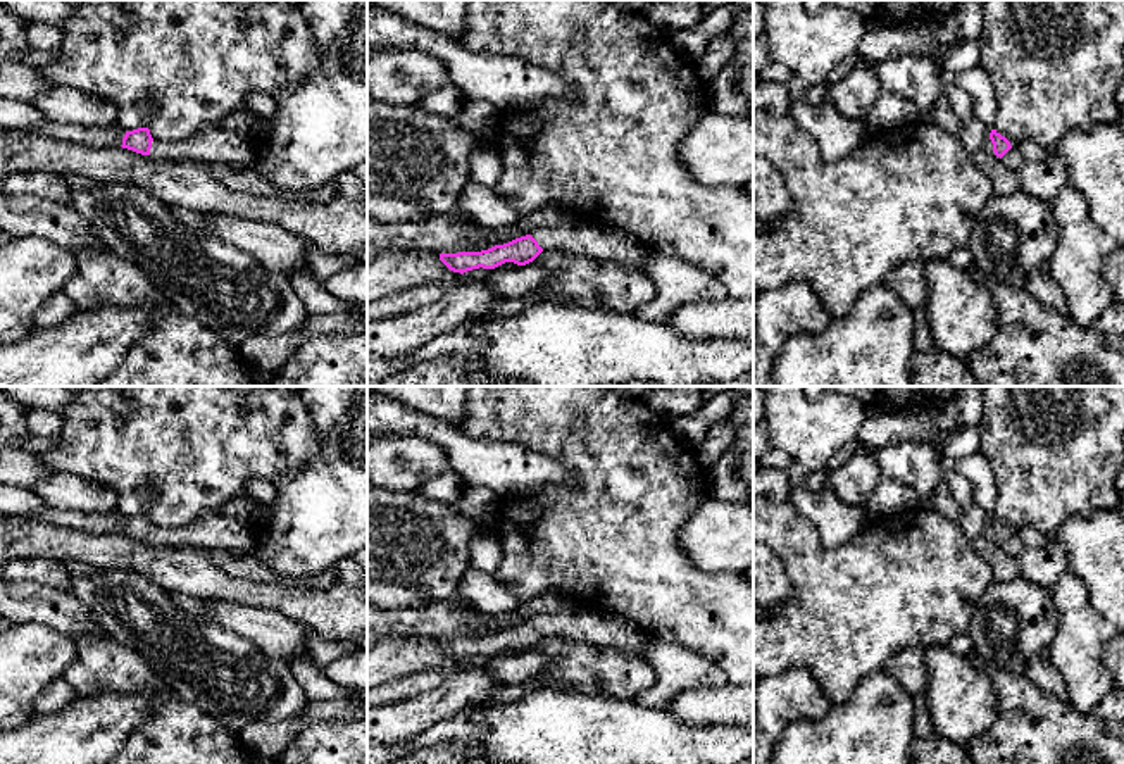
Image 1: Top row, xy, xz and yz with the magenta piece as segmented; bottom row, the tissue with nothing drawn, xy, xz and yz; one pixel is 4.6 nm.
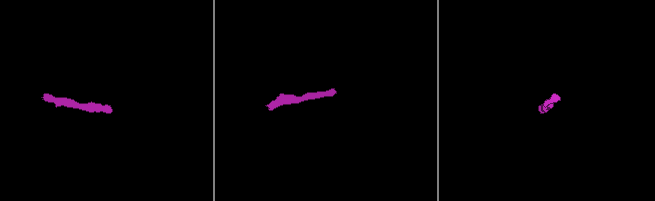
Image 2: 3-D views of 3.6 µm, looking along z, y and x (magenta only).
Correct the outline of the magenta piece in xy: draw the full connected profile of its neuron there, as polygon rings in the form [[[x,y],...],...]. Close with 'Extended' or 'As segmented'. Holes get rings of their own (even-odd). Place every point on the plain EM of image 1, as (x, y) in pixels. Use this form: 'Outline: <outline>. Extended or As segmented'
Outline: [[[148,514],[126,517],[122,535],[155,547],[202,547],[207,550],[222,548],[234,555],[253,555],[259,540],[250,523],[222,514],[205,516],[191,524],[164,529],[153,526]]]. Extended

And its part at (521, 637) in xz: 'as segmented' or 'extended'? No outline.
extended

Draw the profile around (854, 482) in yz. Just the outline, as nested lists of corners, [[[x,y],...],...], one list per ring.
[[[865,452],[853,455],[836,469],[829,469],[826,486],[829,486],[845,504],[862,509],[881,478],[876,454]]]

